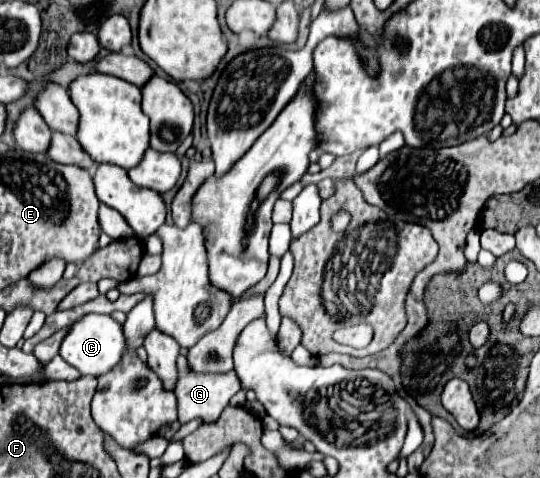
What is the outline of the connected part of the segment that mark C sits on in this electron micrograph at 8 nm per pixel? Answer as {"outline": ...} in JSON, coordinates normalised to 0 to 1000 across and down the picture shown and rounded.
{"outline":[[[157,657],[150,661],[120,699],[120,711],[113,715],[109,728],[109,745],[131,762],[135,770],[143,770],[154,787],[187,787],[194,778],[202,778],[228,745],[231,736],[231,703],[228,703],[228,682],[220,674],[213,674],[206,661],[198,657]]]}

